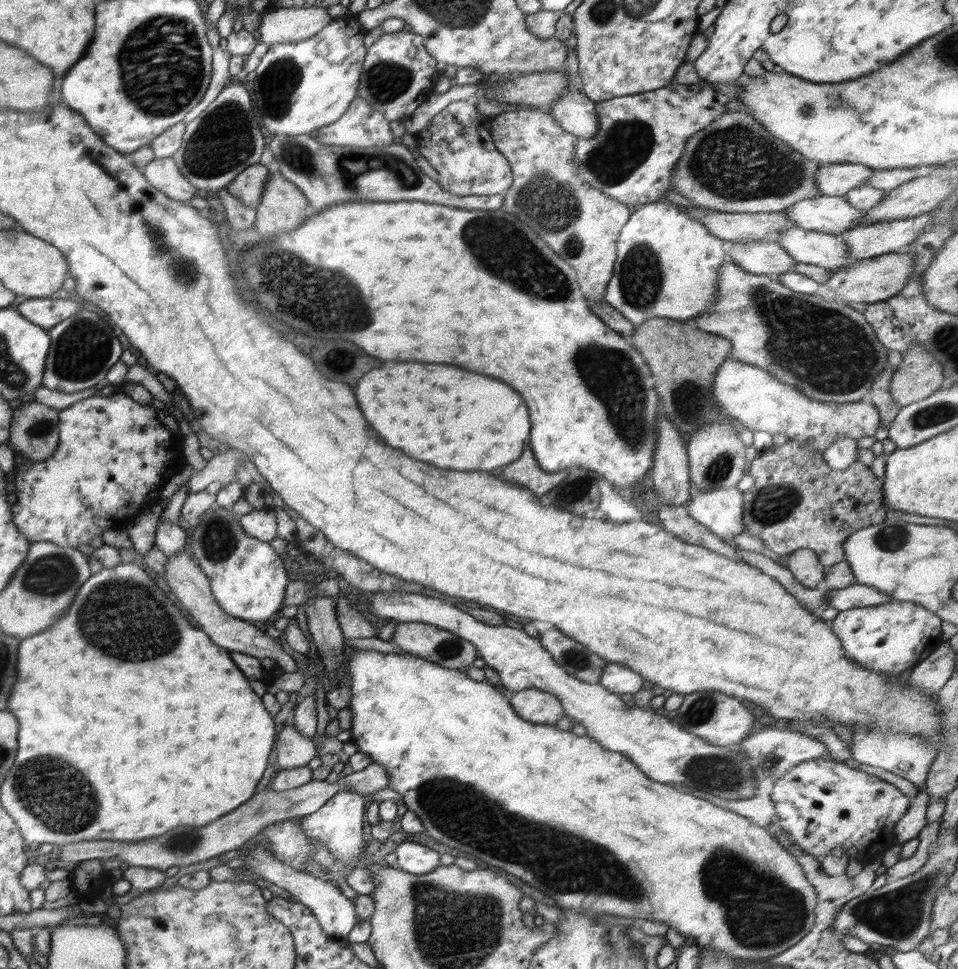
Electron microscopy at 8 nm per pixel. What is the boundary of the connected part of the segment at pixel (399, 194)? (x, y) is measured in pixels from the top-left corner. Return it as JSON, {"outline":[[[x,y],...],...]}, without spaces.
{"outline":[[[275,134],[274,140],[269,143],[270,150],[274,155],[273,170],[280,173],[288,182],[296,185],[309,202],[309,214],[318,215],[324,208],[344,202],[400,202],[400,201],[422,201],[434,204],[442,204],[468,210],[494,210],[500,208],[504,202],[505,193],[493,194],[492,196],[456,196],[430,179],[416,163],[411,151],[399,141],[384,147],[353,147],[322,145],[310,134],[298,136],[286,136]]]}

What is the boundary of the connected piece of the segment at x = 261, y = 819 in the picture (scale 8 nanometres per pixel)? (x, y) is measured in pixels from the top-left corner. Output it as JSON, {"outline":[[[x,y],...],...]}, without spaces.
{"outline":[[[372,762],[363,770],[344,772],[344,777],[336,783],[312,779],[298,788],[280,792],[267,787],[252,796],[250,800],[246,800],[236,810],[232,810],[232,812],[224,814],[222,818],[218,818],[206,826],[200,826],[200,828],[182,826],[182,828],[174,828],[158,838],[150,838],[150,840],[142,840],[142,842],[133,844],[113,840],[88,840],[64,844],[60,846],[59,859],[64,862],[84,862],[94,859],[109,861],[118,858],[121,862],[127,862],[130,867],[137,866],[164,871],[170,866],[188,866],[196,864],[196,862],[210,860],[210,858],[222,855],[229,850],[240,849],[240,846],[246,844],[248,840],[252,840],[260,830],[264,830],[266,826],[270,826],[274,822],[282,822],[286,818],[296,818],[296,816],[301,817],[316,812],[340,790],[352,790],[367,797],[372,792],[388,788],[388,781],[390,778],[388,778],[384,766],[380,766],[378,762]]]}

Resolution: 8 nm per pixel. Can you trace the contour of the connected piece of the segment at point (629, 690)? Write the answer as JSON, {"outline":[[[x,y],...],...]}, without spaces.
{"outline":[[[608,663],[606,668],[602,670],[600,682],[608,692],[612,694],[632,694],[634,695],[639,690],[647,687],[644,677],[636,670],[622,663]]]}

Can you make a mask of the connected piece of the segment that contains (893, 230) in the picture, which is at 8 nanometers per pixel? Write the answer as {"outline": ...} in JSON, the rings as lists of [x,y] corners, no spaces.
{"outline":[[[926,213],[894,221],[881,221],[844,231],[839,236],[846,244],[848,258],[867,259],[898,252],[898,249],[914,241],[924,228],[929,228],[931,218],[932,214]]]}

